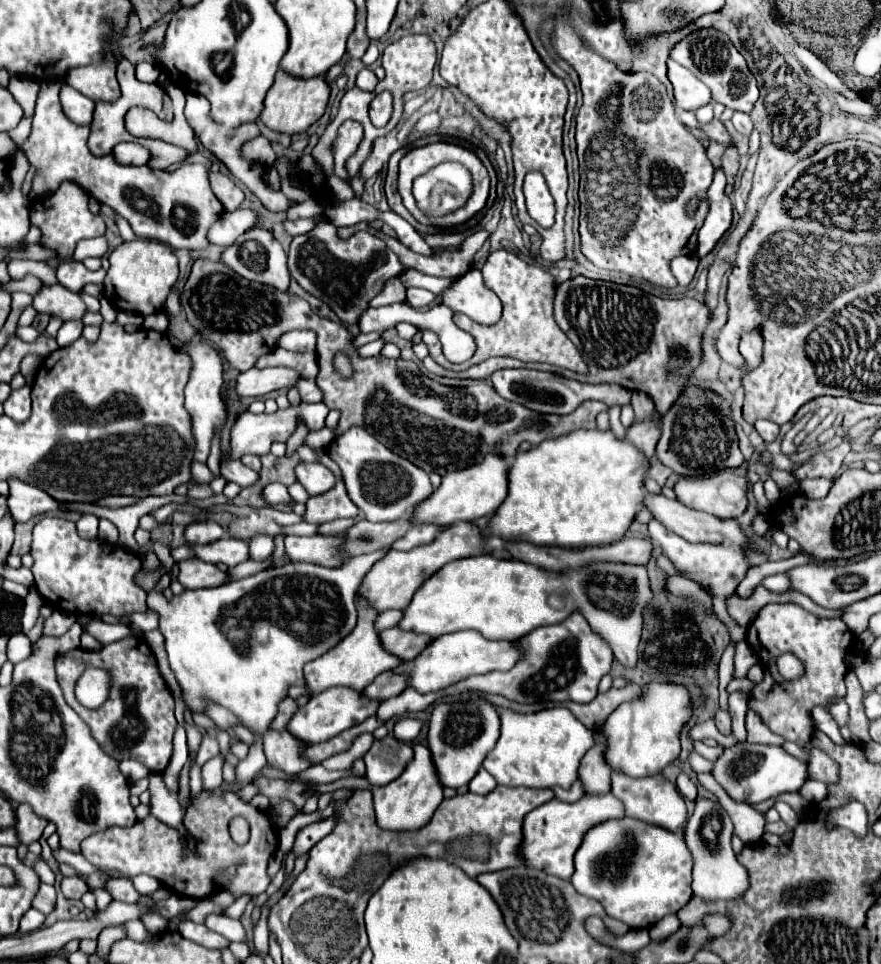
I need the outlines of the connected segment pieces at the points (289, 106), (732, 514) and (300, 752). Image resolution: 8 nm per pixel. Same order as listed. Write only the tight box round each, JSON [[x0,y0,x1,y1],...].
[[261,70,331,134],[675,470,747,518],[263,728,313,774]]

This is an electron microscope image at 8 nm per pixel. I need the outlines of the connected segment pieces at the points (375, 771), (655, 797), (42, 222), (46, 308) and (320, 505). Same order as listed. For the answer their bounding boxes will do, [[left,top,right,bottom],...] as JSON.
[[363,736,413,786],[611,770,687,832],[31,182,105,258],[33,286,85,320],[302,482,359,525]]

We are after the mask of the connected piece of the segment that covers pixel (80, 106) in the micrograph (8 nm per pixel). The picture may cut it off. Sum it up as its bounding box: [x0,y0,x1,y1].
[61,86,93,124]

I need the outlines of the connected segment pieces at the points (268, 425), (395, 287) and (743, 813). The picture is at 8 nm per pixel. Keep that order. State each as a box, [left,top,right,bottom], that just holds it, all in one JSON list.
[[229,402,329,458],[369,278,405,306],[699,774,765,844]]

